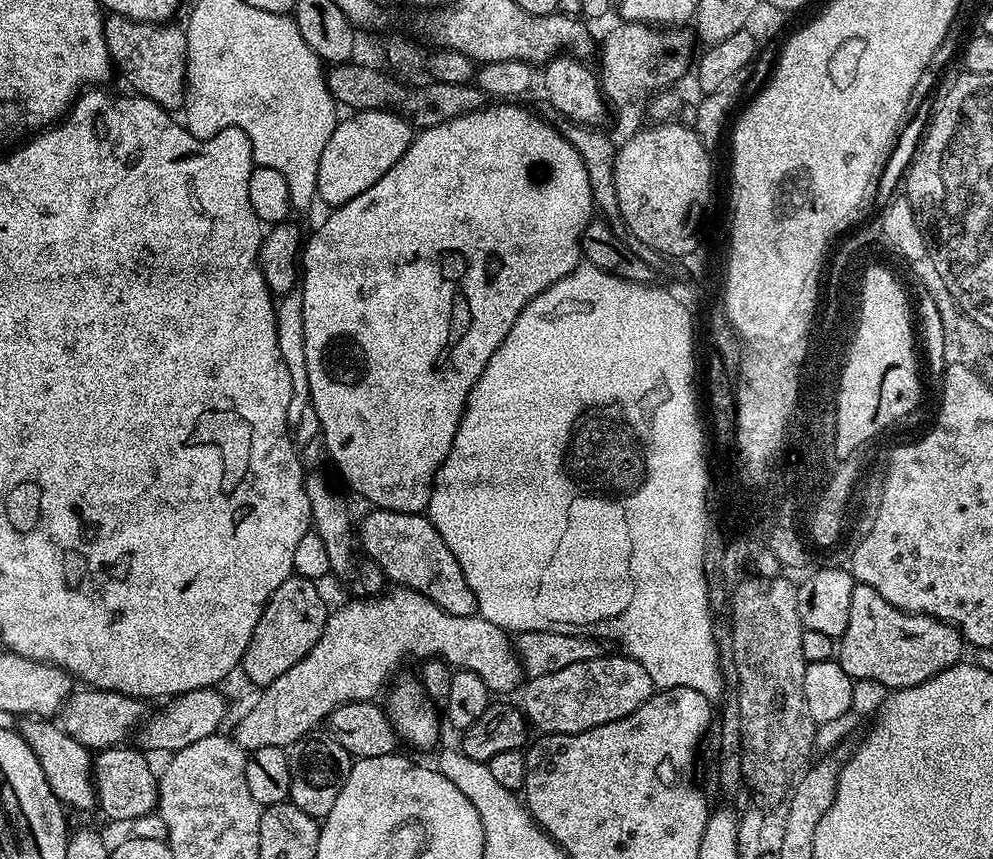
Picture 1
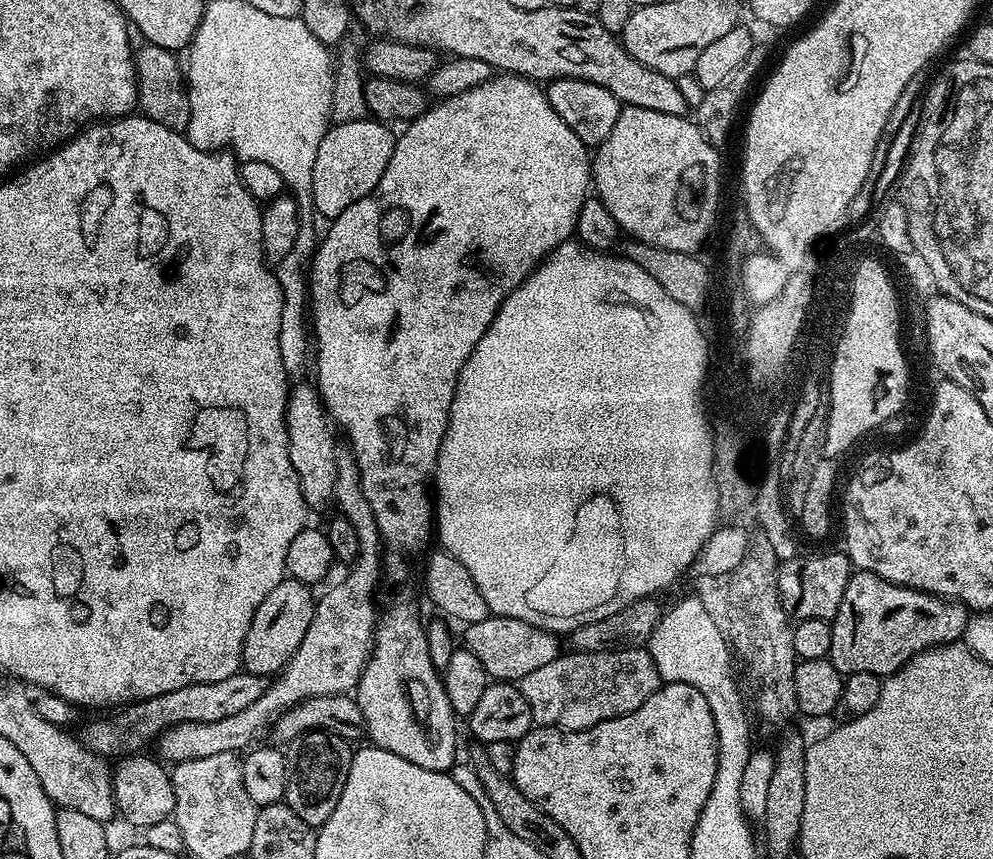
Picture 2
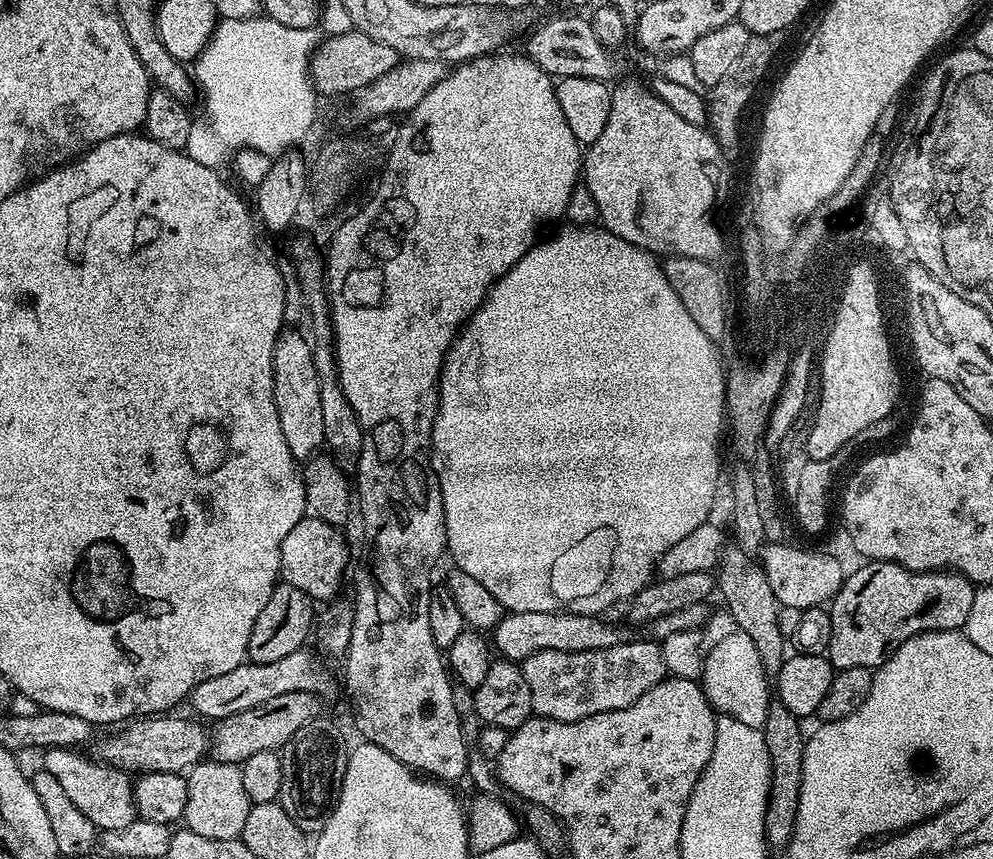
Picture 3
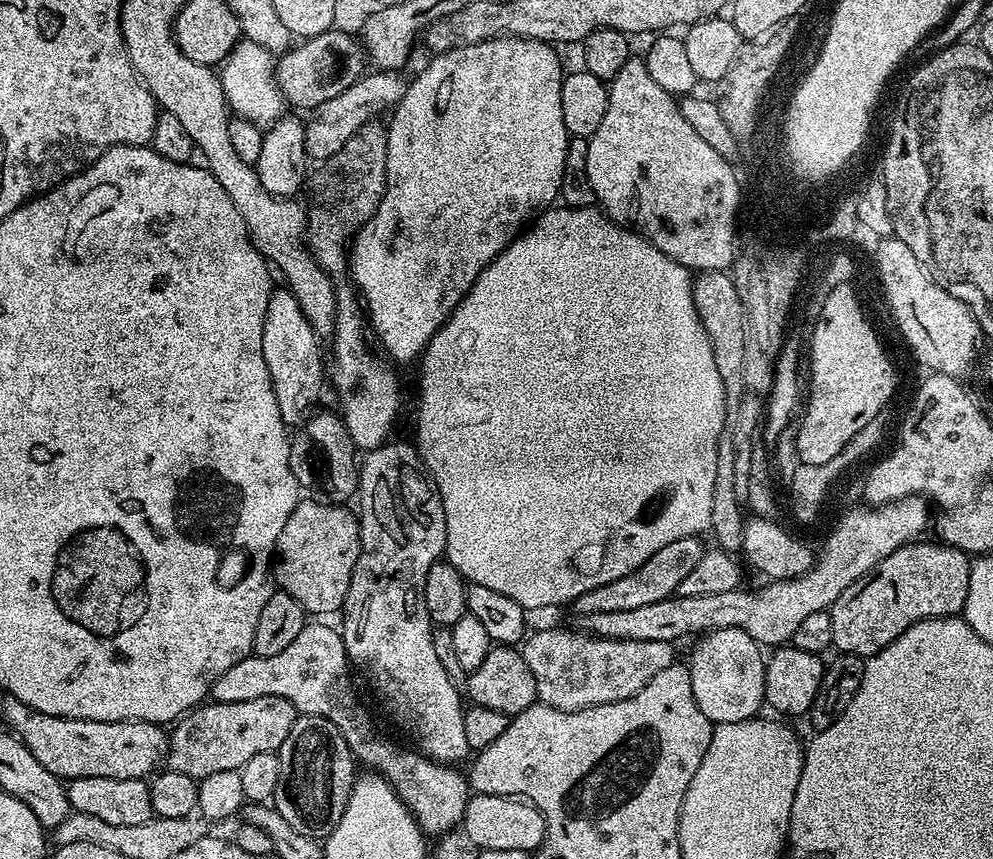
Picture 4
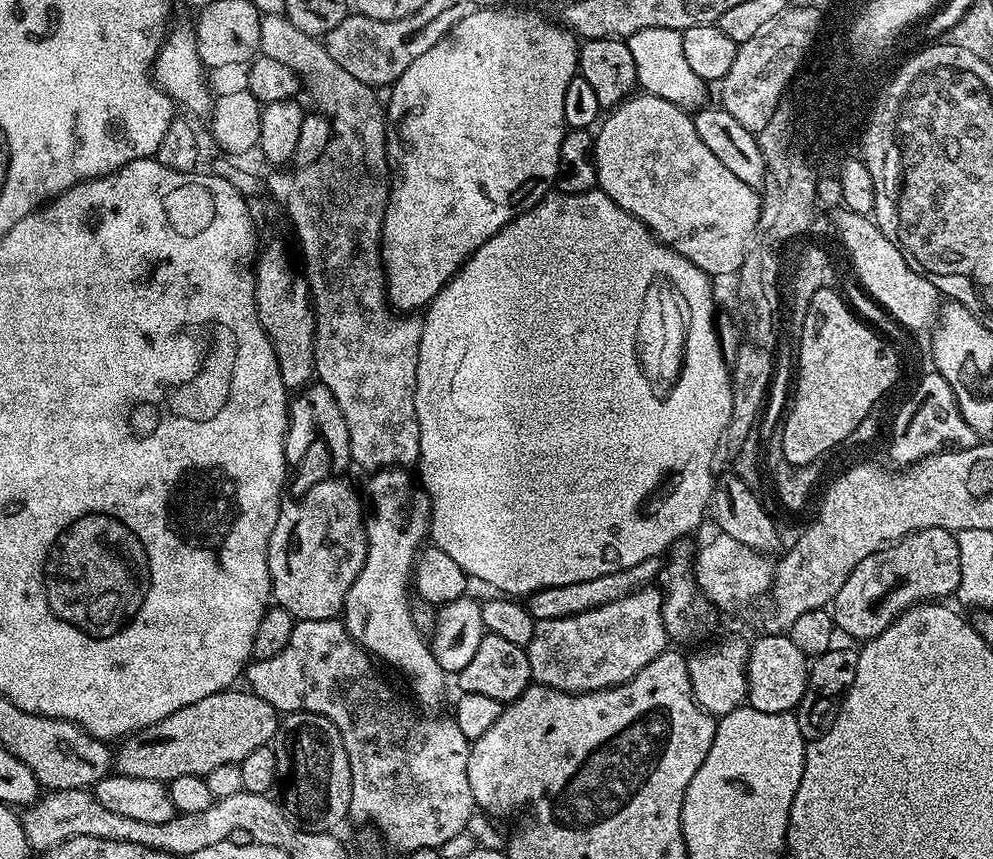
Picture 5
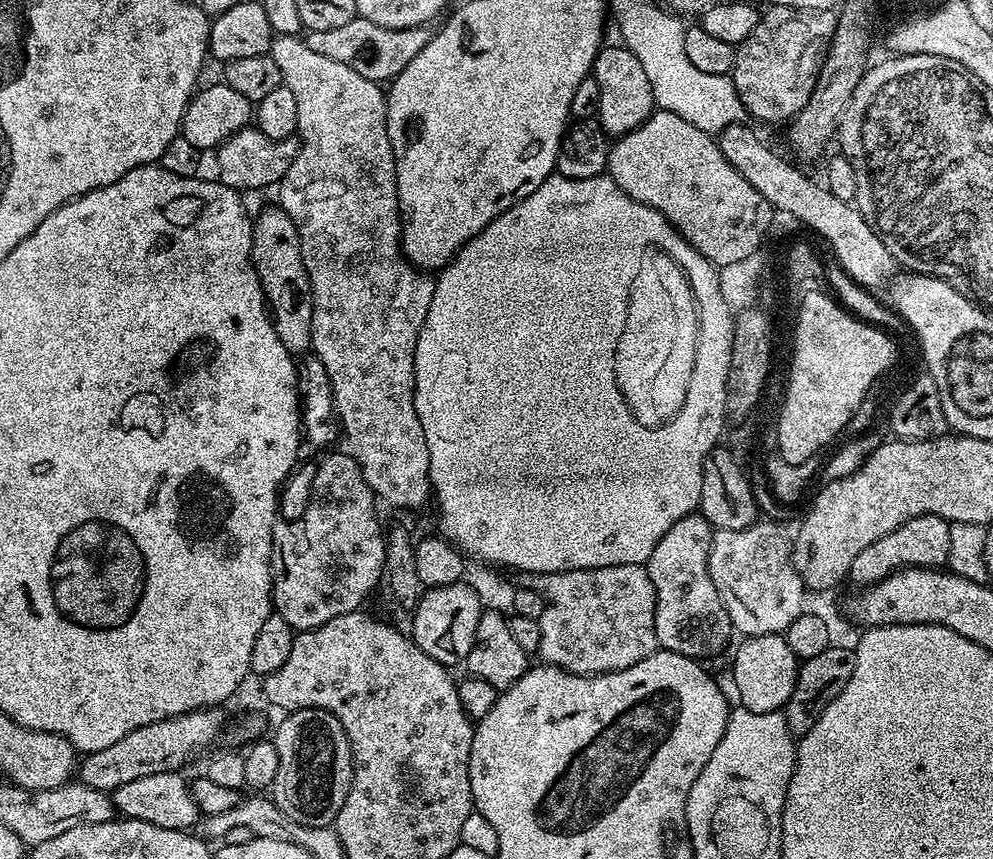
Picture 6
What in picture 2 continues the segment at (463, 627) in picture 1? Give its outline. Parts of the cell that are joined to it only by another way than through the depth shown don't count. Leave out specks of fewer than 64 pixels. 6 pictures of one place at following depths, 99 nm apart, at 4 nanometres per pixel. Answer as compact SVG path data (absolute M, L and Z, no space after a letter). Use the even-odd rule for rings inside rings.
M347 446L337 447L334 454L334 466L336 467L336 482L332 492L334 504L335 507L340 507L339 515L346 522L350 522L354 534L358 534L358 558L345 571L348 573L324 597L321 595L317 599L314 618L310 622L310 630L306 630L306 638L302 638L302 646L298 646L298 650L294 650L288 665L265 687L262 698L258 698L258 702L253 702L251 706L246 706L246 710L238 710L238 714L230 714L219 722L184 722L166 730L158 738L158 745L160 744L158 756L161 761L175 766L182 762L190 762L194 758L210 758L210 754L243 753L245 750L251 749L259 741L256 739L263 732L265 735L275 724L277 718L286 710L293 708L294 705L301 704L303 700L310 698L343 696L355 689L368 661L368 656L372 652L372 640L376 637L378 619L378 600L377 604L375 600L376 579L381 579L382 576L382 541L378 522L374 518L374 510L370 510L370 501L367 500L366 494L362 490L362 478L352 449ZM489 614L482 622L467 625L465 632L468 633L462 640L463 647L468 648L478 662L482 662L488 677L496 682L519 682L526 678L526 674L538 670L538 666L554 662L554 658L562 652L561 637L557 633L530 626L530 622L522 622L518 618Z

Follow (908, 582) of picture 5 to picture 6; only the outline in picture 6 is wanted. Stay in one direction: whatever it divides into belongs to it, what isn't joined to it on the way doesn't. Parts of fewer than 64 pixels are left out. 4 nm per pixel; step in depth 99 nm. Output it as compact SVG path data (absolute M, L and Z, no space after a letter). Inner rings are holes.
M922 514L918 518L910 518L910 522L902 522L898 530L890 530L890 534L882 534L878 542L870 542L870 546L864 547L850 565L847 579L853 580L856 586L867 586L886 579L899 568L943 569L948 563L949 554L949 521L938 518L938 514Z

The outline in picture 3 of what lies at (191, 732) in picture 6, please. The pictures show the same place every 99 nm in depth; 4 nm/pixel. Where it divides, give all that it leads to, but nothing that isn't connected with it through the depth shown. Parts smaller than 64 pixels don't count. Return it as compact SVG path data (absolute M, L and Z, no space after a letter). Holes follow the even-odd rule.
M309 692L281 694L279 698L270 698L270 702L262 702L262 706L254 706L254 710L242 710L242 714L230 714L230 718L215 721L210 732L211 759L241 765L246 758L262 754L262 750L283 749L302 726L321 719L320 704L321 697Z

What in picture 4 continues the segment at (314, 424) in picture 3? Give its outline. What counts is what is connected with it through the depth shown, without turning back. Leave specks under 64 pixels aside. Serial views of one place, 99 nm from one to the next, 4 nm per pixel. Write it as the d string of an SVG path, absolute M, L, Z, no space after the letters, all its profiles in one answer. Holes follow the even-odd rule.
M277 287L266 308L266 322L262 326L262 358L266 358L266 370L270 370L278 410L289 426L303 424L317 411L320 391L324 384L326 388L326 352L320 349L320 344L322 337L306 320L298 298L287 287Z

